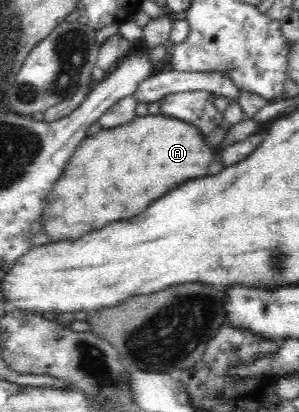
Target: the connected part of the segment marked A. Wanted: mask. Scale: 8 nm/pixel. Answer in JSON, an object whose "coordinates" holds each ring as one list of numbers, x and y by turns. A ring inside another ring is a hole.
{"coordinates":[[164,115,137,116,128,124,111,129,103,128,78,145,61,178,47,195,39,221,43,233,50,236,50,242,78,240,90,232,102,230,110,222,138,216,142,210,146,210,146,206,150,206,150,202,158,200,166,192,175,190,190,180,205,178,214,157,220,154,209,148,197,128]]}

